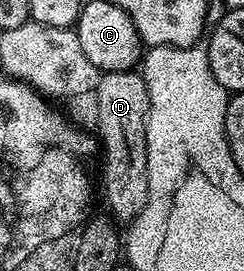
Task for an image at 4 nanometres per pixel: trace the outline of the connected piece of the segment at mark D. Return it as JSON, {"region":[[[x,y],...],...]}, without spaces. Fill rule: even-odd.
{"region":[[[135,69],[101,73],[100,83],[94,95],[96,97],[94,126],[100,129],[98,142],[102,147],[102,161],[108,165],[108,190],[103,197],[113,210],[111,213],[121,223],[124,221],[124,224],[128,224],[142,212],[142,208],[148,202],[146,156],[148,89],[144,83],[144,75]]]}

